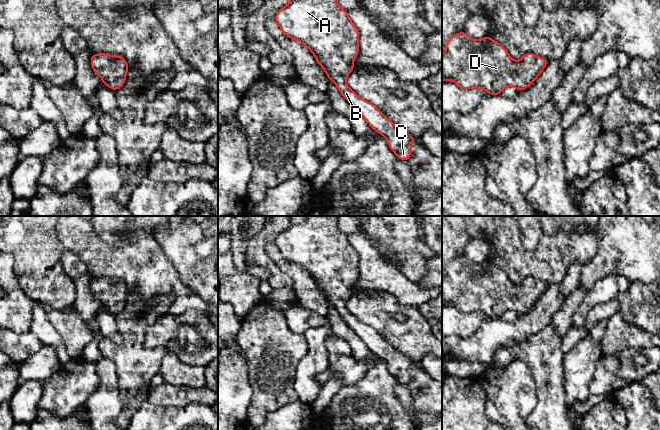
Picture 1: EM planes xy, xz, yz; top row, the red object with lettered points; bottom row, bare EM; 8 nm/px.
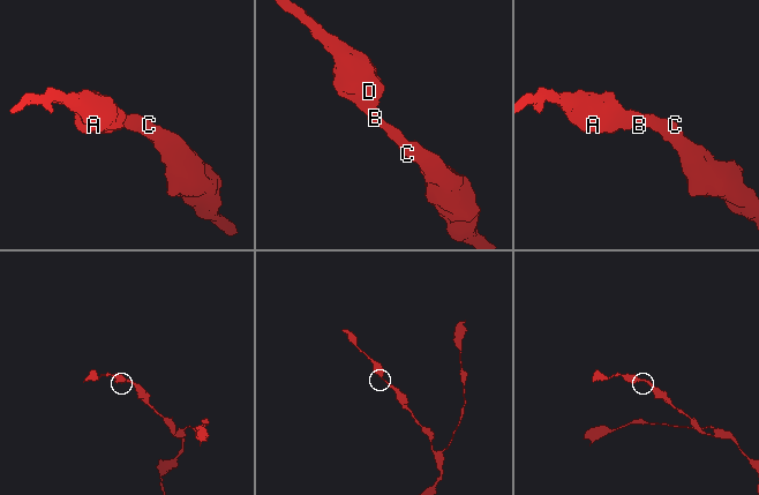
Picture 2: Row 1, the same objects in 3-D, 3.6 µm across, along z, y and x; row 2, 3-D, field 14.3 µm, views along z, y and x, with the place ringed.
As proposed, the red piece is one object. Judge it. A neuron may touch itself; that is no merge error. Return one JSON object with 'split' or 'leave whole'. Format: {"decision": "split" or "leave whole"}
{"decision": "leave whole"}

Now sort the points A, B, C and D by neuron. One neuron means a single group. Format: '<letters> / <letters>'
A B C D

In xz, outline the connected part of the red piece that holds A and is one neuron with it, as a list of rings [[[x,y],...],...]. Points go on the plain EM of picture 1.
[[[290,216],[290,226],[281,232],[274,243],[283,258],[300,265],[315,280],[317,287],[325,294],[342,320],[363,340],[370,351],[382,358],[390,373],[399,384],[407,385],[412,376],[411,370],[417,363],[391,346],[375,329],[360,322],[346,308],[346,301],[354,293],[353,284],[359,276],[359,255],[350,244],[346,234],[337,226],[337,216]]]

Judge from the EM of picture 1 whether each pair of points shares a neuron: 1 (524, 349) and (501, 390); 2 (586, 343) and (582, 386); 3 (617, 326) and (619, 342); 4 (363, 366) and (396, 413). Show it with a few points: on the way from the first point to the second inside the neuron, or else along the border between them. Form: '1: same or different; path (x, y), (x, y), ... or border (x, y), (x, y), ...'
1: different; border (495, 364), (503, 368), (521, 360), (533, 378)
2: same; path (585, 354), (582, 359), (582, 375)
3: same; path (618, 330), (619, 338)
4: different; border (369, 359), (370, 366), (366, 374), (349, 386)

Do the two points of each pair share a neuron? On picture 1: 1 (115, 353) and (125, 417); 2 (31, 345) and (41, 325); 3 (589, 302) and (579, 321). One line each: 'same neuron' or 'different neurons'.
1: same neuron
2: different neurons
3: same neuron

